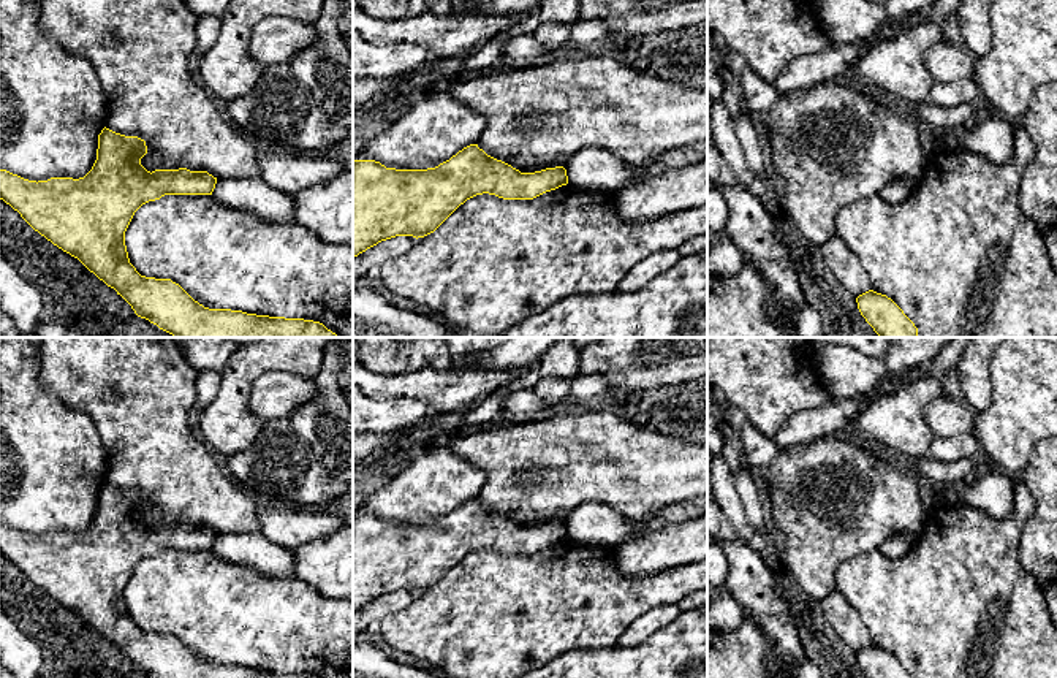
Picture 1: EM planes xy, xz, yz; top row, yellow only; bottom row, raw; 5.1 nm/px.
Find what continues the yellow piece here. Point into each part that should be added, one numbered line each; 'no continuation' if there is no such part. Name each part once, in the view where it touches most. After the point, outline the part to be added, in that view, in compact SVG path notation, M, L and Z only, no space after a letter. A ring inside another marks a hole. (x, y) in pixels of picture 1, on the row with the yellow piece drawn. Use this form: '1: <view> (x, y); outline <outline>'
no continuation

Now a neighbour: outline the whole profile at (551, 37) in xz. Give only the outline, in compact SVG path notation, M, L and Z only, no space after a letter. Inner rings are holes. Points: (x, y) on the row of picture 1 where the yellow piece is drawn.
M541 24L533 33L533 36L544 48L544 51L555 51L571 46L571 29L573 25L566 24Z

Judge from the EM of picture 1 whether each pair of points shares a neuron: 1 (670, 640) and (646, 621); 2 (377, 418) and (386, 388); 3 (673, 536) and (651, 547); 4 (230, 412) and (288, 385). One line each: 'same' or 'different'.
1: different
2: different
3: same
4: different

